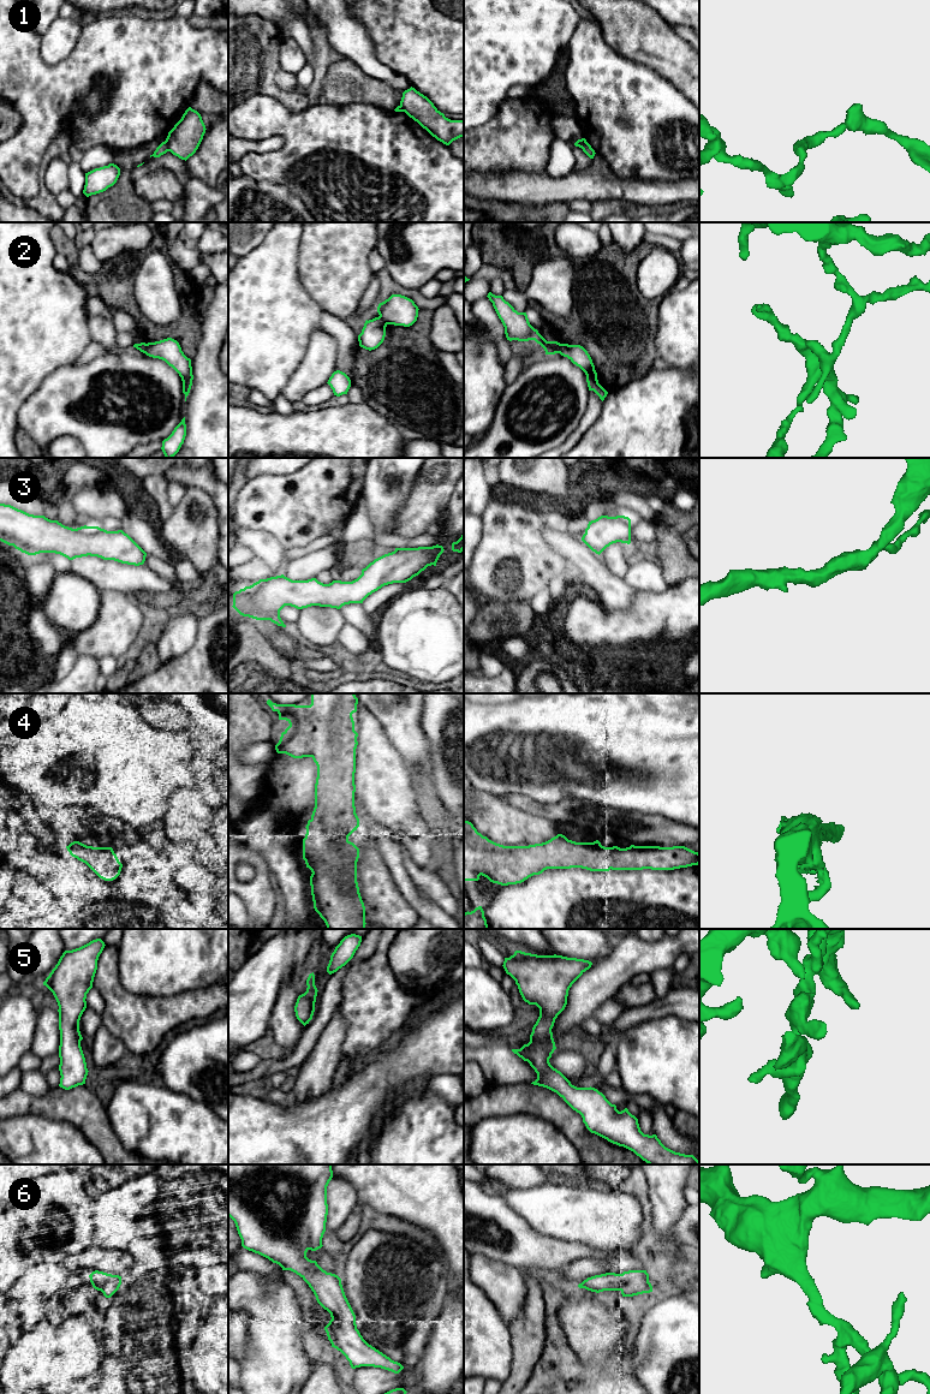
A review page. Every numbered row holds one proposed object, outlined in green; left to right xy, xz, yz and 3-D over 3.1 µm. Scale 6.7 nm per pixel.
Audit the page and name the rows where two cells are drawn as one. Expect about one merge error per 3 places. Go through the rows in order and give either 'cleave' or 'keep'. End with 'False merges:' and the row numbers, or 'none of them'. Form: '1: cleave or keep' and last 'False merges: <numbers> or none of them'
1: cleave
2: cleave
3: keep
4: keep
5: keep
6: keep
False merges: 1, 2

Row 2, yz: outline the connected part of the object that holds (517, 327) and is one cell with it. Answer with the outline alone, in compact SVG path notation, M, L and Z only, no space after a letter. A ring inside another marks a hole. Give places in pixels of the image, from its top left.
M489 292L487 297L493 303L494 309L505 327L507 340L535 340L544 348L546 355L561 355L560 342L547 341L538 330L530 324L526 312L518 312L502 296L495 296Z

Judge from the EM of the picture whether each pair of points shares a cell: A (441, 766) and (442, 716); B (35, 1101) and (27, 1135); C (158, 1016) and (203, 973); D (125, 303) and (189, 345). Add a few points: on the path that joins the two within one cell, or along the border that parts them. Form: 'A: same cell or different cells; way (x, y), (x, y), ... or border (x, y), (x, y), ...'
A: same cell; way (441, 754), (441, 728)
B: different cells; border (12, 1115), (40, 1114), (59, 1120)
C: different cells; border (210, 984), (172, 995), (155, 996)
D: same cell; way (139, 319), (153, 332), (173, 332)

